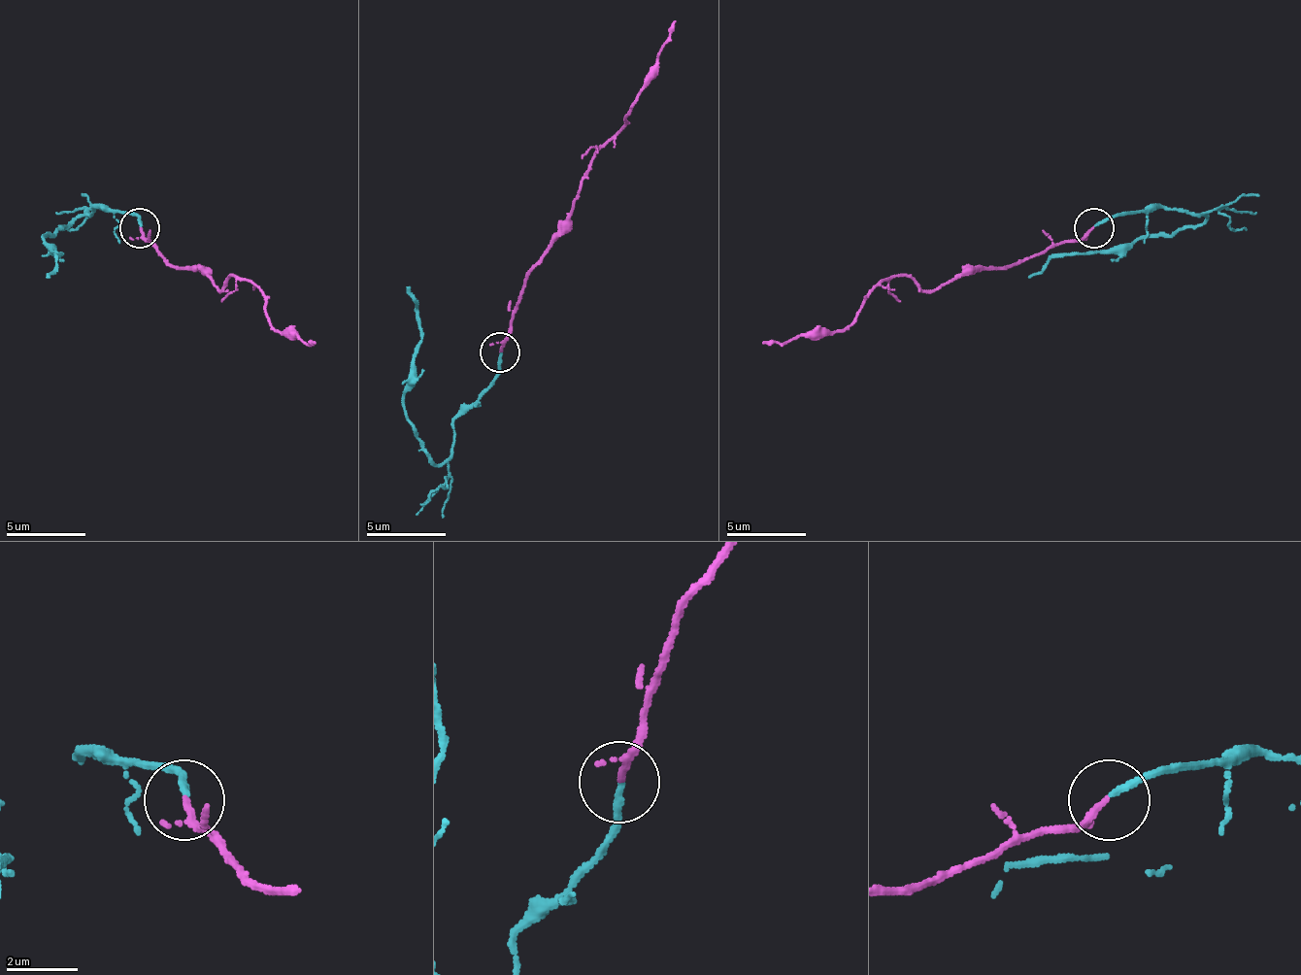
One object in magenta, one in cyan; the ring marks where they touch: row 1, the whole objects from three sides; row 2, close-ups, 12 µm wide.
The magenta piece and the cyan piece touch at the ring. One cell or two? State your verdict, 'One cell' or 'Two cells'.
One cell

